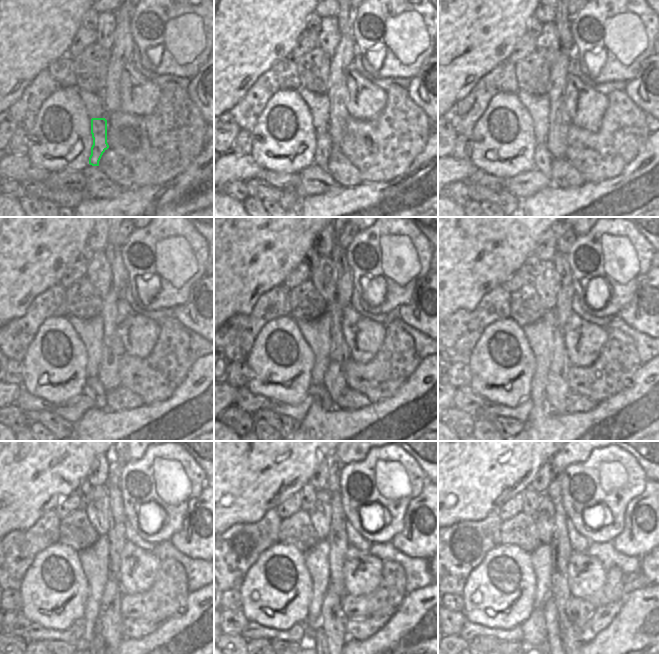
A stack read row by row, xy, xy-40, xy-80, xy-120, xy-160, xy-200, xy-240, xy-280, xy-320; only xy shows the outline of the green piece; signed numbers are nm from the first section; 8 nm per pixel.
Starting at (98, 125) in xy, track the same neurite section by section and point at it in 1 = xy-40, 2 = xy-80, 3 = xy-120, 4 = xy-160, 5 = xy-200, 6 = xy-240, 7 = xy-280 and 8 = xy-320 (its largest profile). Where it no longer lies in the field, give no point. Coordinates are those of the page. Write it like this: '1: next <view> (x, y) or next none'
1: next xy-40 (324, 146)
2: next xy-80 (543, 158)
3: next xy-120 (93, 387)
4: next xy-160 (320, 393)
5: next xy-200 (547, 407)
6: next xy-240 (97, 644)
7: next xy-280 (318, 640)
8: next xy-320 (545, 644)

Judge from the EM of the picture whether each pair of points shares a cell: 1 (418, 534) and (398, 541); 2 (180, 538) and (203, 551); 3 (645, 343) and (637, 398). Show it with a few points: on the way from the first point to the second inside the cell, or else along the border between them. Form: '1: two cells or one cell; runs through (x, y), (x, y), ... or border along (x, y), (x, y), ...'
1: one cell; runs through (413, 539), (411, 541), (403, 541)
2: one cell; runs through (186, 542), (197, 545)
3: two cells; border along (648, 361), (643, 364)

